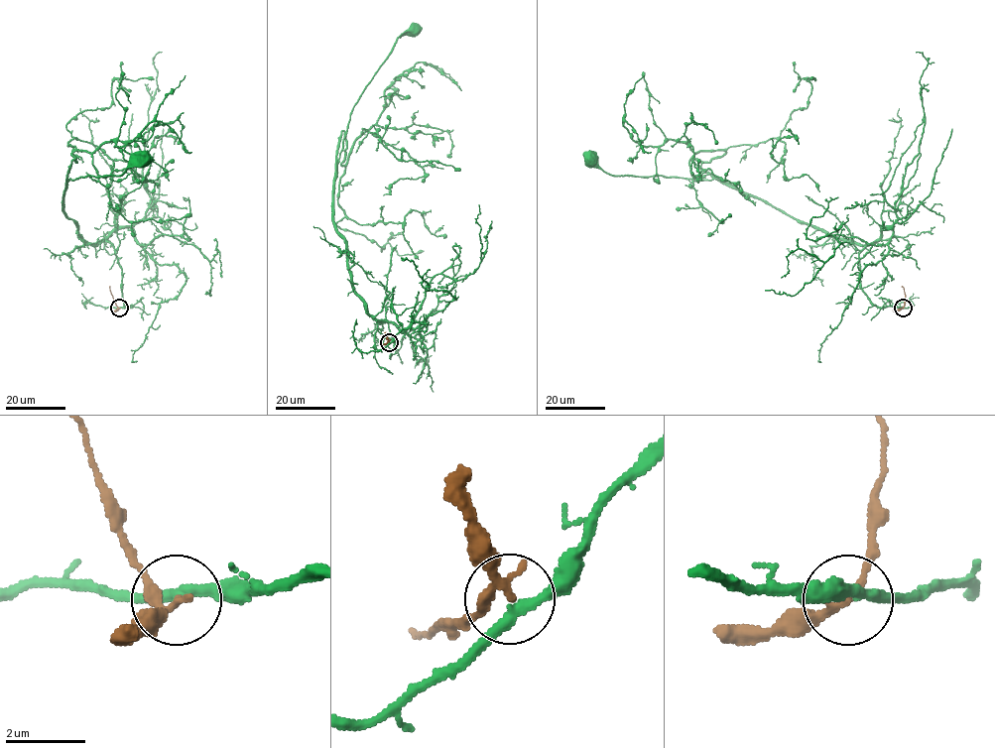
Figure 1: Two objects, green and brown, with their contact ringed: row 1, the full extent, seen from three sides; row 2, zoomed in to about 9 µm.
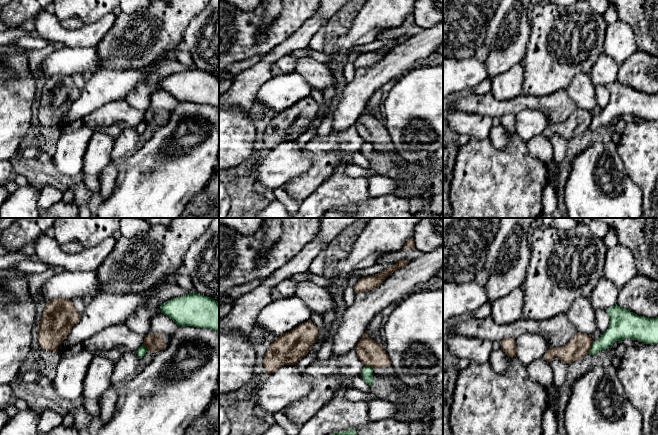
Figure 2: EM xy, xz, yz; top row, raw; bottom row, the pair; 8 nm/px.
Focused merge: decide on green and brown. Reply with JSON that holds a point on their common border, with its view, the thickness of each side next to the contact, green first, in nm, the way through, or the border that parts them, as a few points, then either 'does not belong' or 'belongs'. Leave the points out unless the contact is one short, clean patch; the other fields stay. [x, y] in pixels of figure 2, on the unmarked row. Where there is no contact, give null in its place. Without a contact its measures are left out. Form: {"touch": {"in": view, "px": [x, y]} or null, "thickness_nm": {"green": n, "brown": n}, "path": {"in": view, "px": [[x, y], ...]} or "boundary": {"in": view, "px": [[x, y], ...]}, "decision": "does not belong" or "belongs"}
{"touch": {"in": "yz", "px": [590, 124]}, "thickness_nm": {"green": 150, "brown": 170}, "boundary": {"in": "yz", "px": [[593, 118], [587, 129]]}, "decision": "does not belong"}

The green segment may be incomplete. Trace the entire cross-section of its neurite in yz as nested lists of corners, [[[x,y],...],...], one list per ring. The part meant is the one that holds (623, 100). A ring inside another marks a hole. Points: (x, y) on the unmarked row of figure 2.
[[[617,80],[608,84],[606,88],[610,95],[609,103],[598,116],[593,118],[588,130],[594,131],[608,125],[615,117],[621,118],[625,114],[644,120],[658,119],[658,93],[638,92]]]

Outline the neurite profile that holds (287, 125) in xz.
[[[308,96],[290,108],[276,113],[269,121],[263,136],[266,151],[284,141],[296,141],[306,132],[318,112],[318,104]]]

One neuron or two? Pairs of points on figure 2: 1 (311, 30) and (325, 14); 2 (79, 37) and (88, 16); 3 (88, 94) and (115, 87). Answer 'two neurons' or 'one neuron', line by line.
1: one neuron
2: two neurons
3: one neuron

